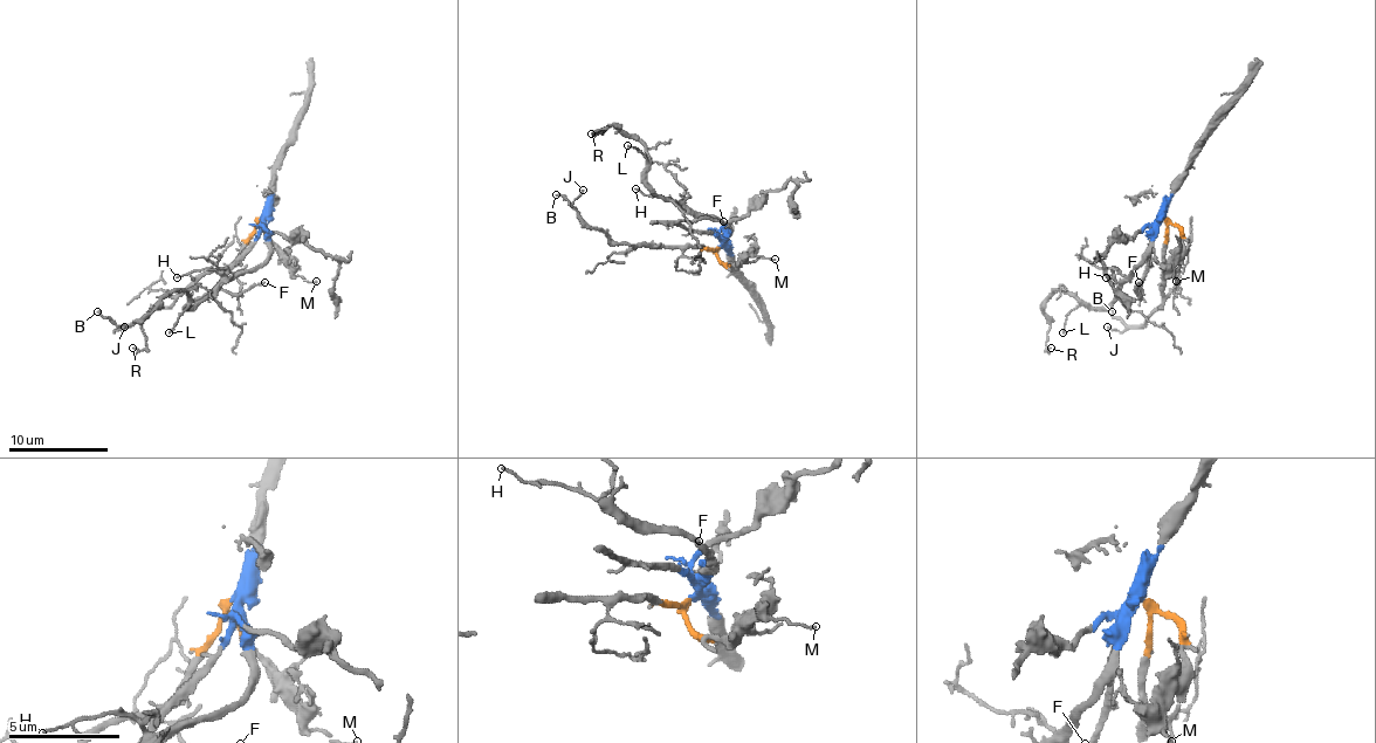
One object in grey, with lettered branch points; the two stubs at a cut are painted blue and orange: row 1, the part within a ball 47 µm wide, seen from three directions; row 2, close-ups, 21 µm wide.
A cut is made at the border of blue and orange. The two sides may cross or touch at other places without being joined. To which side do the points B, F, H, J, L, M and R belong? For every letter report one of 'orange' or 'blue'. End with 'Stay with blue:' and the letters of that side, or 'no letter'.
B: orange
F: blue
H: blue
J: orange
L: blue
M: orange
R: blue
Stay with blue: F, H, L, R

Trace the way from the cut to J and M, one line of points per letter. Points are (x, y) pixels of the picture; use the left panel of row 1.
J: (260, 219), (249, 242), (227, 267), (203, 272), (169, 307), (153, 307), (133, 323), (114, 331), (124, 325)
M: (260, 219), (265, 236), (282, 259), (307, 281), (317, 281)

